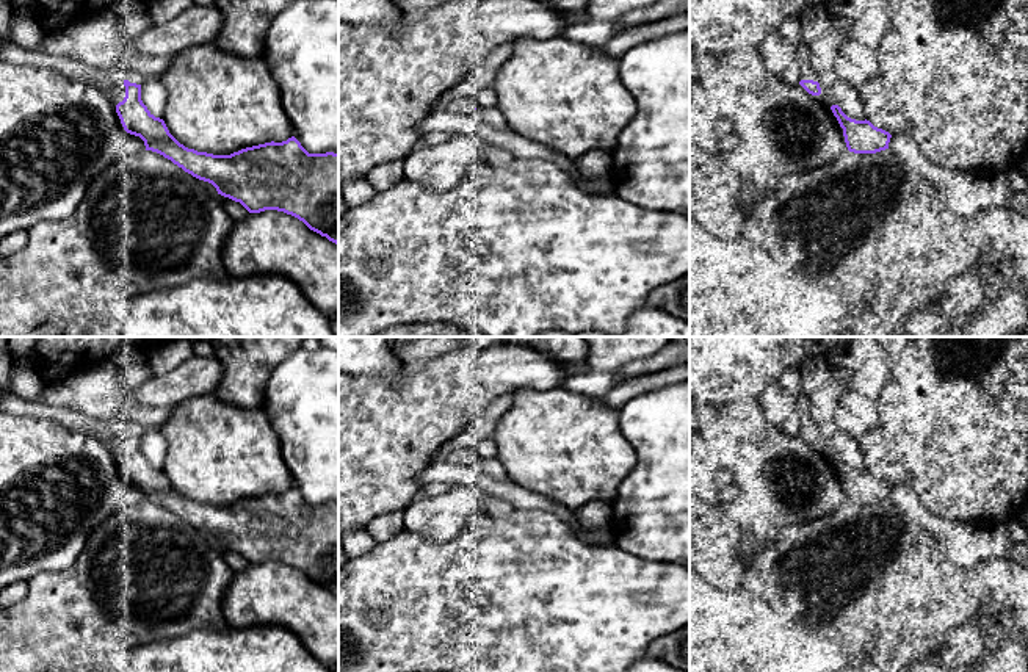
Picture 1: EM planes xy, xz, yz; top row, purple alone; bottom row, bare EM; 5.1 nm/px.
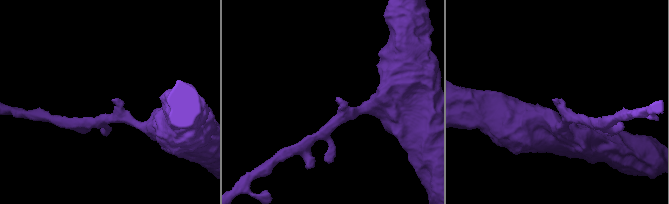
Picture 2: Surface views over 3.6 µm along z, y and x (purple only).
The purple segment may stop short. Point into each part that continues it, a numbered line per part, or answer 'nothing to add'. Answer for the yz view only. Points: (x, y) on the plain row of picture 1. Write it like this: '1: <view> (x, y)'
1: yz (807, 423)

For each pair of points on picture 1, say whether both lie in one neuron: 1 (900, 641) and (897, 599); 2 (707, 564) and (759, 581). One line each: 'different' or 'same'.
1: same
2: different

